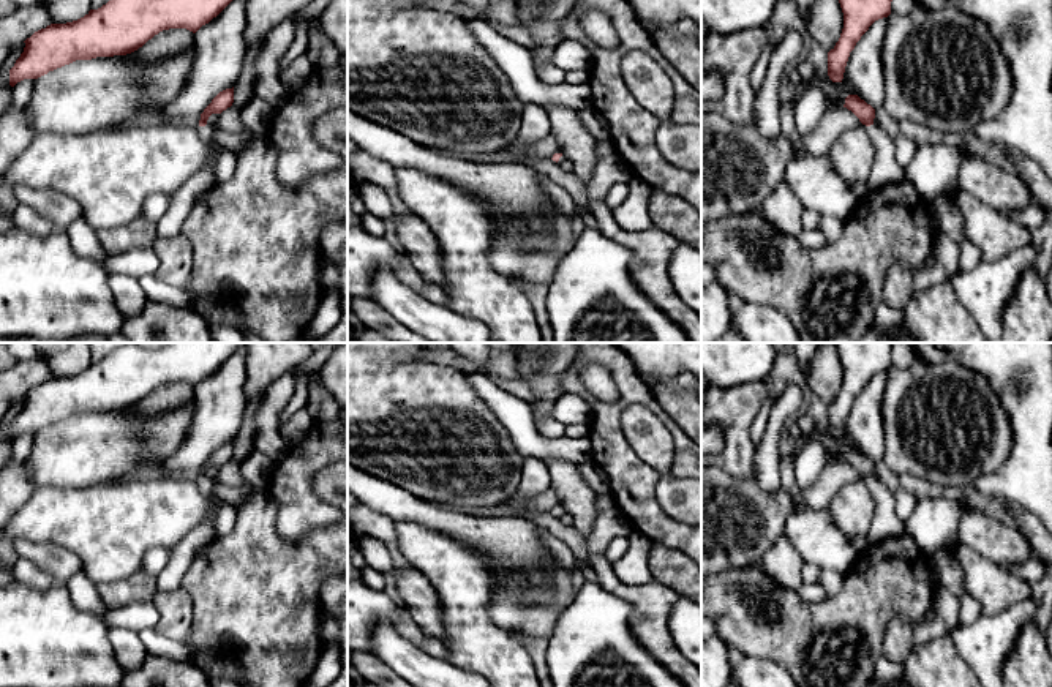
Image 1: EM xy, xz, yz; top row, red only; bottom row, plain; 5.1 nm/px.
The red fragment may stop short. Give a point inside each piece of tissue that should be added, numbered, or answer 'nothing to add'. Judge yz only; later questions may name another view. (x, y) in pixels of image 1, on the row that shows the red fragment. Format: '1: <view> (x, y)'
1: yz (885, 171)

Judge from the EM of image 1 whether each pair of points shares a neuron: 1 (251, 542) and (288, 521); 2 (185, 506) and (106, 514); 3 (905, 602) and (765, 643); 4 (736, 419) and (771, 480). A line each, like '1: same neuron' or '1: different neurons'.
1: different neurons
2: same neuron
3: same neuron
4: different neurons

